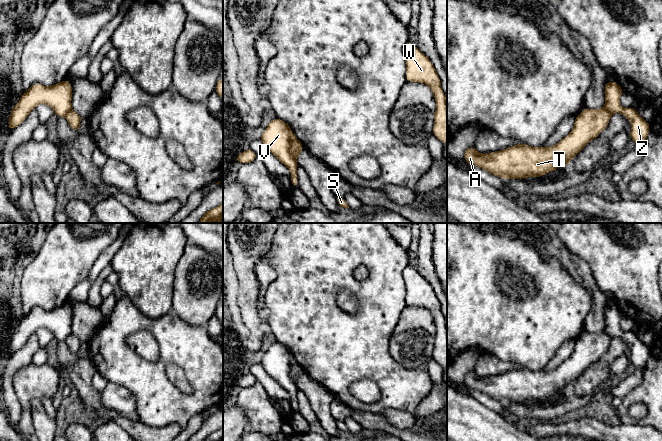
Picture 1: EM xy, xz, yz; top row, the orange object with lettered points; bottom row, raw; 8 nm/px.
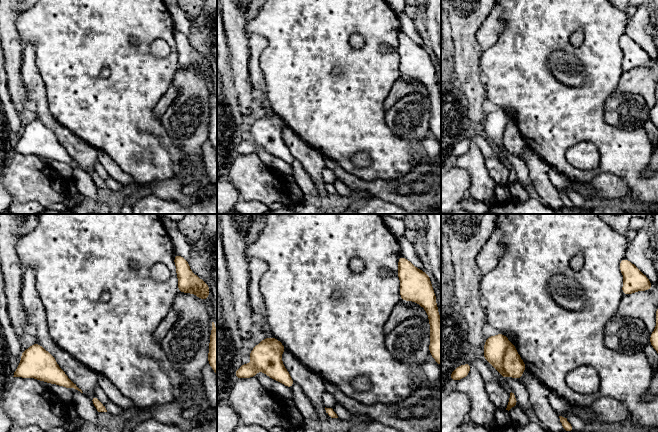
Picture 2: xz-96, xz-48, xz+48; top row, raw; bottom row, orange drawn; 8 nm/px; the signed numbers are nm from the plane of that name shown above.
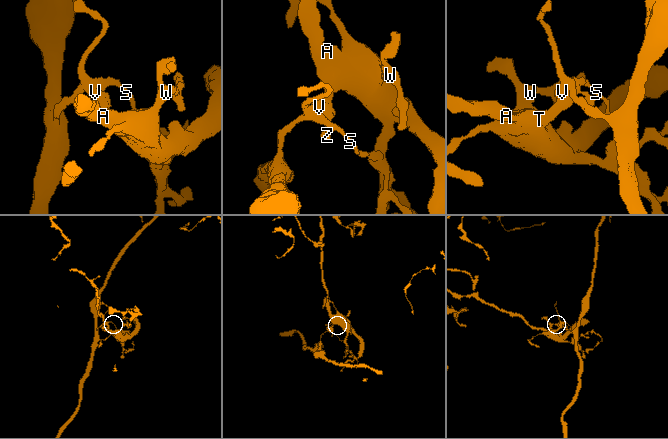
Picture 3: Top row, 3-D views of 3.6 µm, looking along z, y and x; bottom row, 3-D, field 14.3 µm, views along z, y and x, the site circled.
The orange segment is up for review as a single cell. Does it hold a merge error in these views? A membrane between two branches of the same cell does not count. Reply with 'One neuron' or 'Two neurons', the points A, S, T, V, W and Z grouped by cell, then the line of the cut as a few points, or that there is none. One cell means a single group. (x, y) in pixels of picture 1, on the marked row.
Two neurons. Groups: A T W / S V Z. Split along xz (291, 133), (289, 152), (296, 159)

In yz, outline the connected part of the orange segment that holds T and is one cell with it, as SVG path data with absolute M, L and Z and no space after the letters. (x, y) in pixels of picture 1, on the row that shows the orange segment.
M585 107L575 117L571 132L554 146L533 147L524 143L510 146L503 150L486 154L479 153L474 146L464 151L464 160L470 165L475 165L488 173L502 179L523 179L528 177L541 177L549 172L555 171L558 167L569 165L570 161L593 139L603 132L611 118L611 114L605 109L589 109Z

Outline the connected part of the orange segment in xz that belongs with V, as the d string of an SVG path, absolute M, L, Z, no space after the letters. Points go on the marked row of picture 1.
M279 118L267 122L267 127L261 135L260 141L291 173L292 188L298 188L298 163L289 151L291 127Z

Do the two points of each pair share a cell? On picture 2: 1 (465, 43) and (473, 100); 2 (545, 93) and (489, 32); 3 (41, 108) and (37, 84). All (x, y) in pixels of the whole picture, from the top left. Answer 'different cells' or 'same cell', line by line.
1: same cell
2: different cells
3: same cell

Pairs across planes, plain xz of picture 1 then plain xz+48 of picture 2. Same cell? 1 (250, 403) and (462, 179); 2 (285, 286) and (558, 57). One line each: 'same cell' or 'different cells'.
1: different cells
2: different cells

